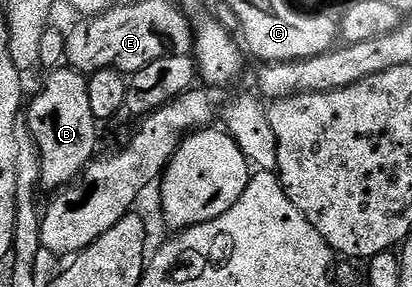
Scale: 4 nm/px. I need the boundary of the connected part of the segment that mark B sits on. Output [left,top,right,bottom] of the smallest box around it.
[25,66,100,190]

